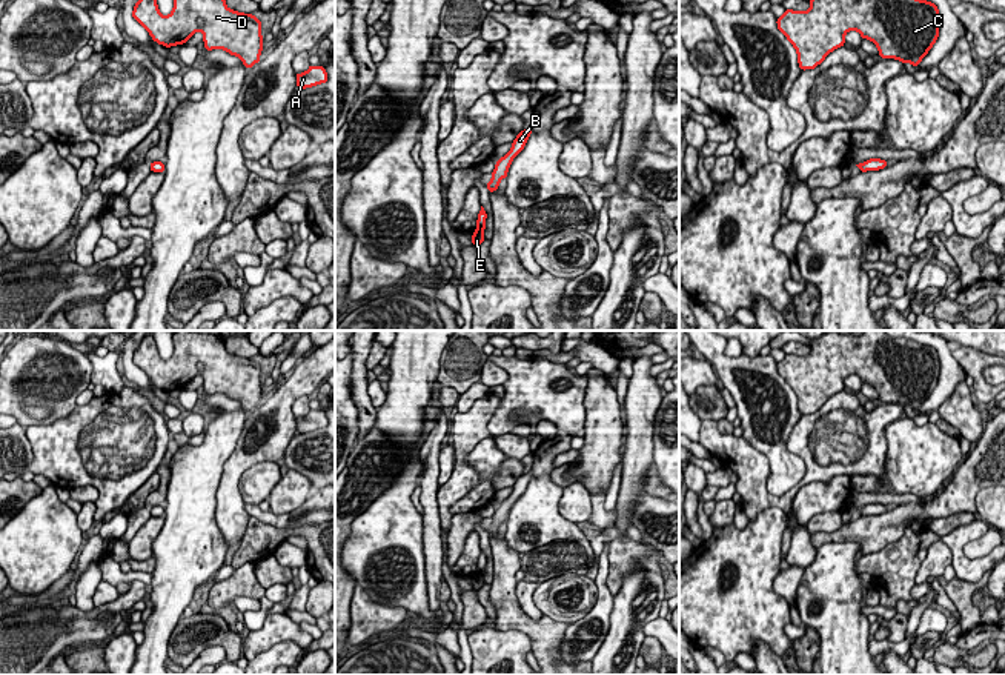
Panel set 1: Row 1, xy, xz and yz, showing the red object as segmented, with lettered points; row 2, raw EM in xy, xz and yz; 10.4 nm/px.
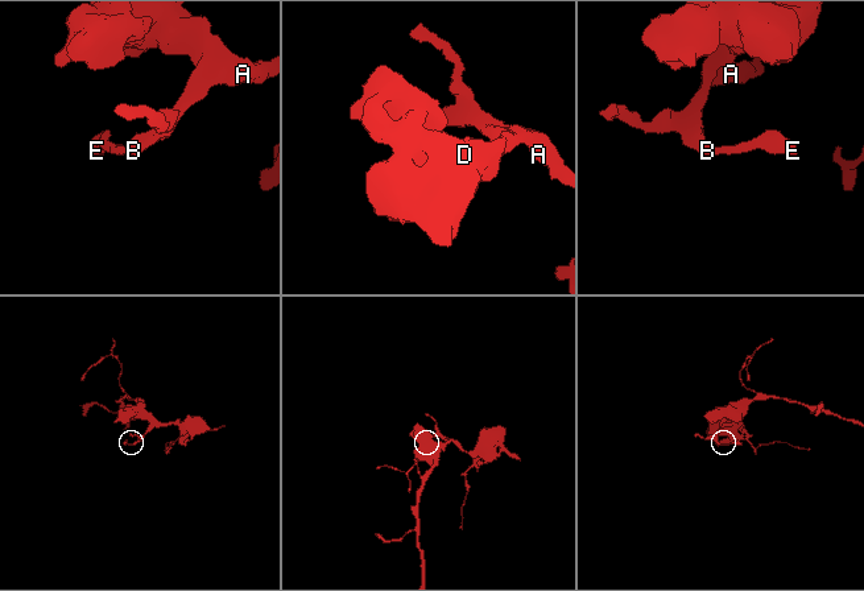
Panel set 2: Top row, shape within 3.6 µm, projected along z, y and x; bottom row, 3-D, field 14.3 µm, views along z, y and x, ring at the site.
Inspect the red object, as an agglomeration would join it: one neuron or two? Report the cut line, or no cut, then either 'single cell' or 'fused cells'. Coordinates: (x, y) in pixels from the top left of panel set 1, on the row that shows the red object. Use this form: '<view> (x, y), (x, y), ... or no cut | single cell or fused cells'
no cut | single cell

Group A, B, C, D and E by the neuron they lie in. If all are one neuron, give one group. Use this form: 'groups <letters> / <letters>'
groups A B C D E

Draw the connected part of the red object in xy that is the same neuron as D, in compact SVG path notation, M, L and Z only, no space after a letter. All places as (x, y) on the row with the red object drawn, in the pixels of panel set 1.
M138 0L132 17L166 48L183 45L201 31L206 51L224 49L240 57L246 68L260 62L260 18L229 9L224 0L174 0L169 15L160 12L157 0Z

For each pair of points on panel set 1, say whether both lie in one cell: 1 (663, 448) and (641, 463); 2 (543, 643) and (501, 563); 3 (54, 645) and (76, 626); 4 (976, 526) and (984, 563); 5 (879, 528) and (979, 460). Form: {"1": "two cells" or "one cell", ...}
{"1": "two cells", "2": "one cell", "3": "one cell", "4": "one cell", "5": "one cell"}

